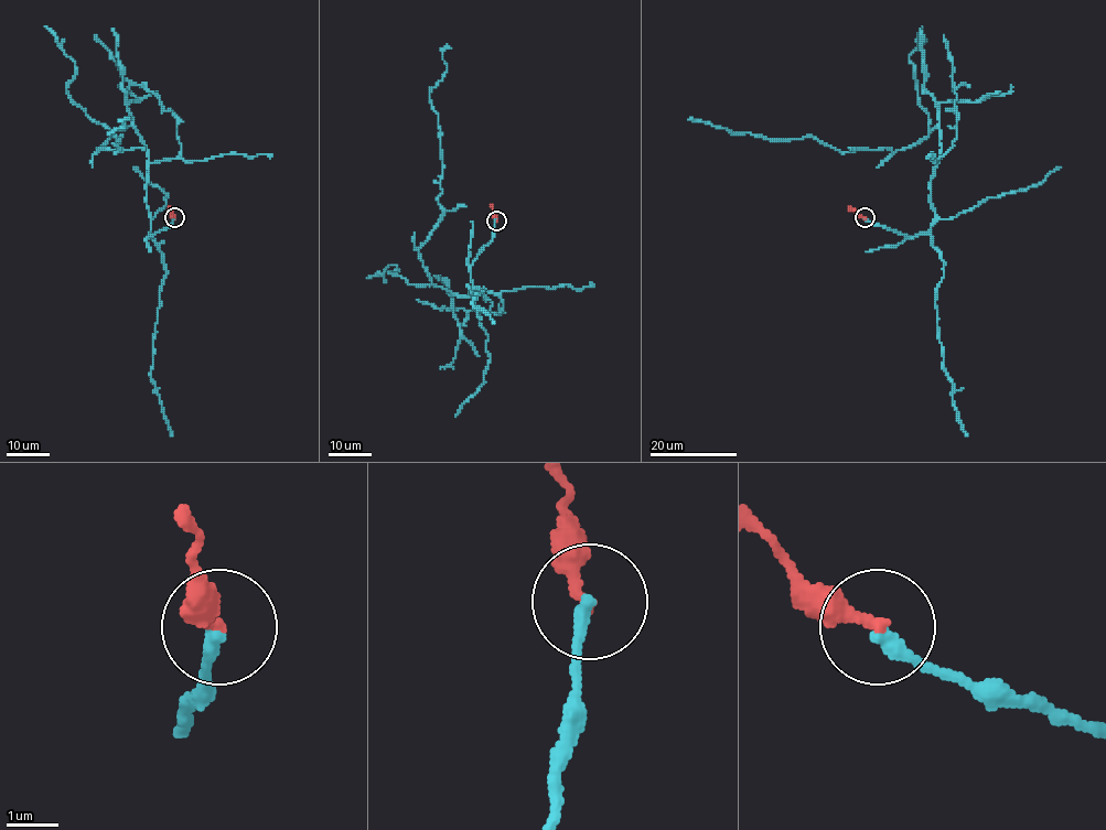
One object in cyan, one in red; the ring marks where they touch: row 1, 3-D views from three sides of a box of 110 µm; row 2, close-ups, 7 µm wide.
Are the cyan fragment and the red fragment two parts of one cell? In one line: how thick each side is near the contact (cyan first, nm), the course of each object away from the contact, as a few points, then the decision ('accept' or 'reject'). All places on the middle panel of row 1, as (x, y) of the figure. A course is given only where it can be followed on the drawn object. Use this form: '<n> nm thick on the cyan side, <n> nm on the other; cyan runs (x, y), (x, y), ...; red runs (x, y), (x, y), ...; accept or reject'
280 nm thick on the cyan side, 280 nm on the other; cyan runs (496, 219), (469, 297), (432, 282), (419, 248), (444, 213), (430, 90), (451, 49); red runs (496, 219), (490, 204); accept

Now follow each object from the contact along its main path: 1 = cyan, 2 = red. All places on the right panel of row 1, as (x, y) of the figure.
1: (863, 218), (911, 237), (929, 232), (936, 126), (908, 148), (841, 152), (808, 137), (771, 140), (693, 118)
2: (863, 217), (855, 209), (848, 211)

